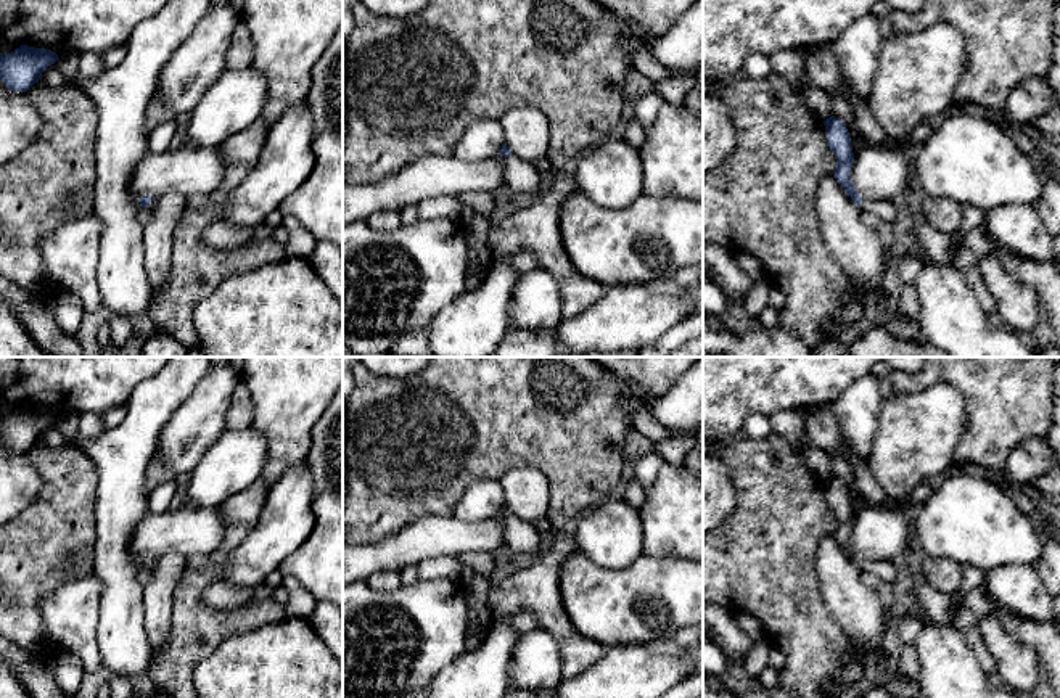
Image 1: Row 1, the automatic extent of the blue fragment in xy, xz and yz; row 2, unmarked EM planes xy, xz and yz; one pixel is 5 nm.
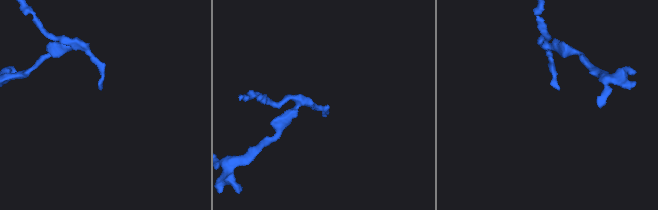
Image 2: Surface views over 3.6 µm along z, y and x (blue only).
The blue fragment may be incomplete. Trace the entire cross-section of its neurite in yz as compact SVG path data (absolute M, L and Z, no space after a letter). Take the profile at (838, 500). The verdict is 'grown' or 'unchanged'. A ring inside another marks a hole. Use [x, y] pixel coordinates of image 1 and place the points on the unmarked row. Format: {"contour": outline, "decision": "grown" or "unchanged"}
{"contour": "M835 476L824 481L827 503L836 516L835 539L844 548L846 555L864 571L873 573L881 582L893 584L898 577L898 566L888 560L864 560L856 552L851 542L851 528L854 523L854 513L851 510L851 499L844 482Z", "decision": "grown"}

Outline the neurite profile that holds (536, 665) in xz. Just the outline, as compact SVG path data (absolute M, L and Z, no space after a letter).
M539 627L523 634L513 650L512 688L555 688L561 680L558 640Z

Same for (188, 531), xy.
M187 505L162 513L148 511L132 529L132 558L140 565L143 555L158 558L179 553L190 560L219 550L225 521L219 507Z

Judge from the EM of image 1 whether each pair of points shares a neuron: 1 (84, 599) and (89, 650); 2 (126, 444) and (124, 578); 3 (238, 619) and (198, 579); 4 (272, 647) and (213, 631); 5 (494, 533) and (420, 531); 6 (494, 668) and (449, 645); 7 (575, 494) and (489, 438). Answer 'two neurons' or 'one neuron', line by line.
1: one neuron
2: one neuron
3: one neuron
4: two neurons
5: one neuron
6: two neurons
7: one neuron

